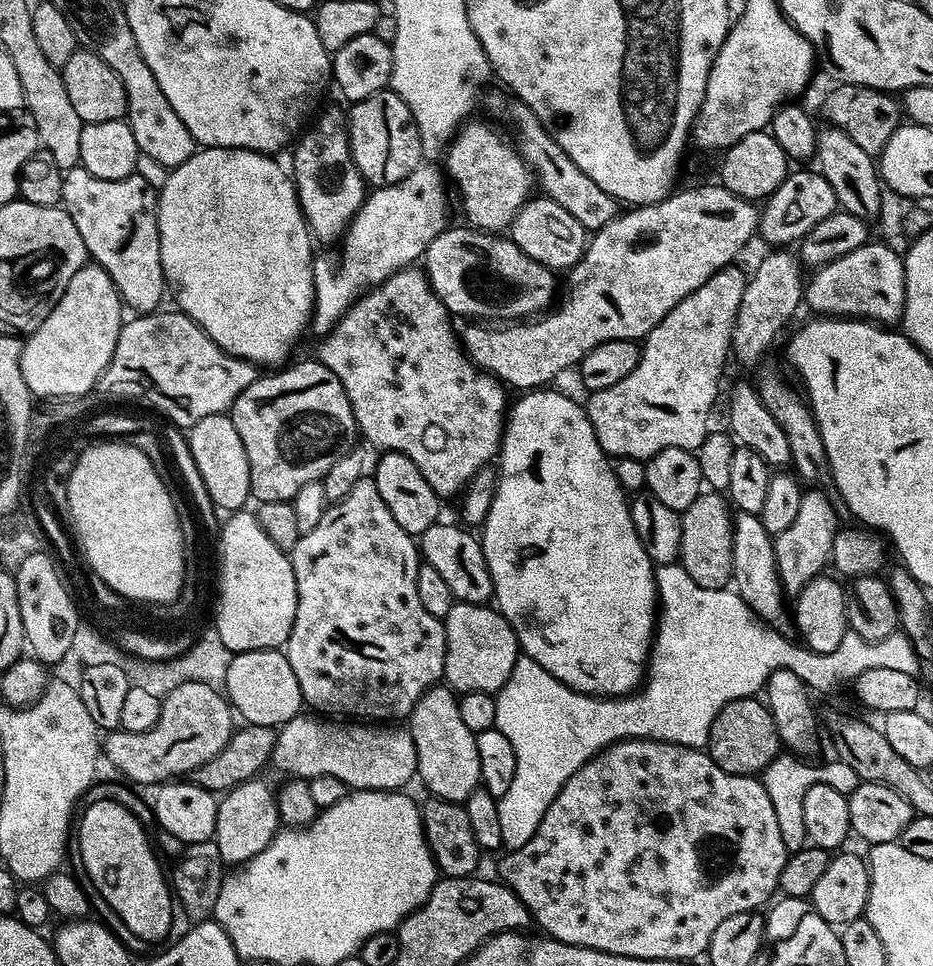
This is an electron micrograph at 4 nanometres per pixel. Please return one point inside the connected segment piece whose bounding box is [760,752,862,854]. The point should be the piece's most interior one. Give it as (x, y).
(786, 779)

